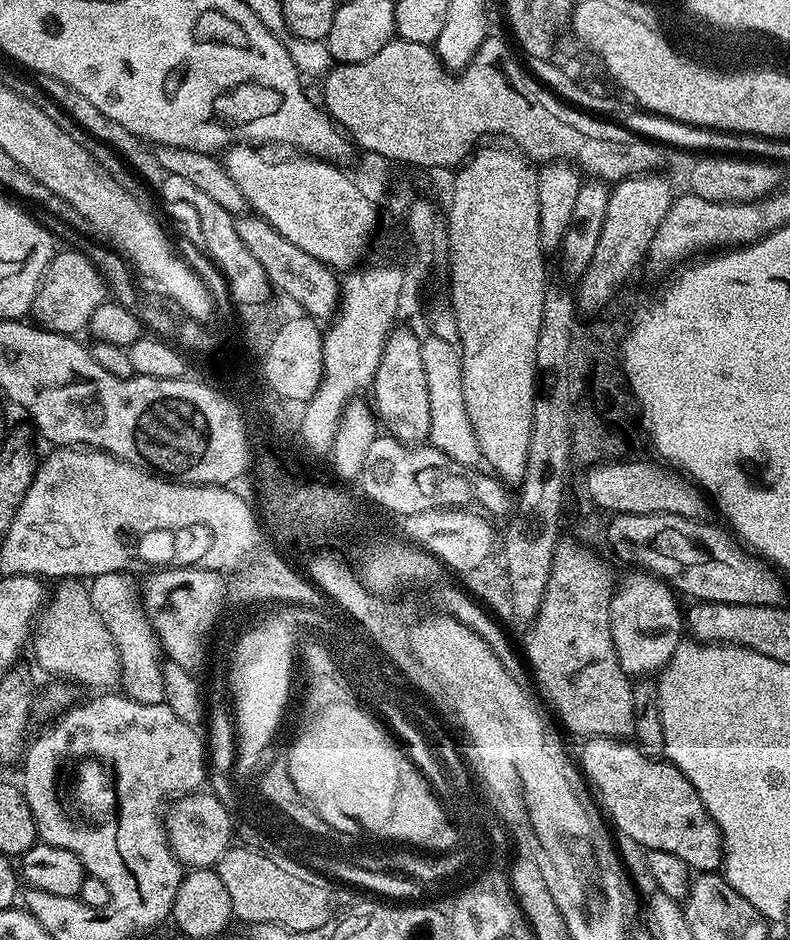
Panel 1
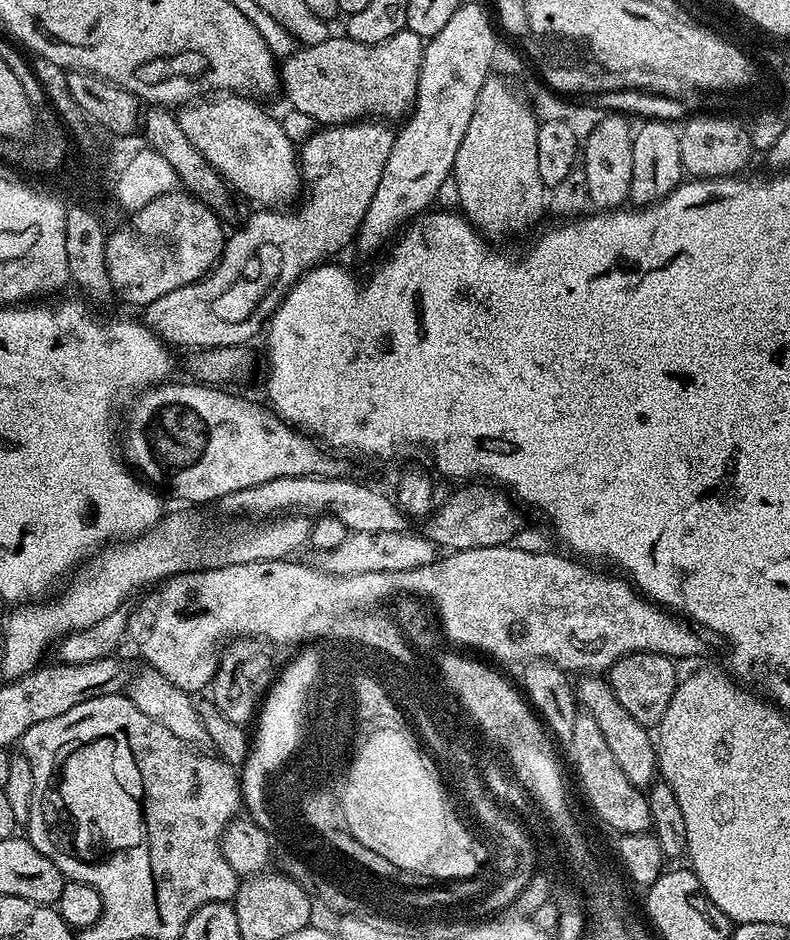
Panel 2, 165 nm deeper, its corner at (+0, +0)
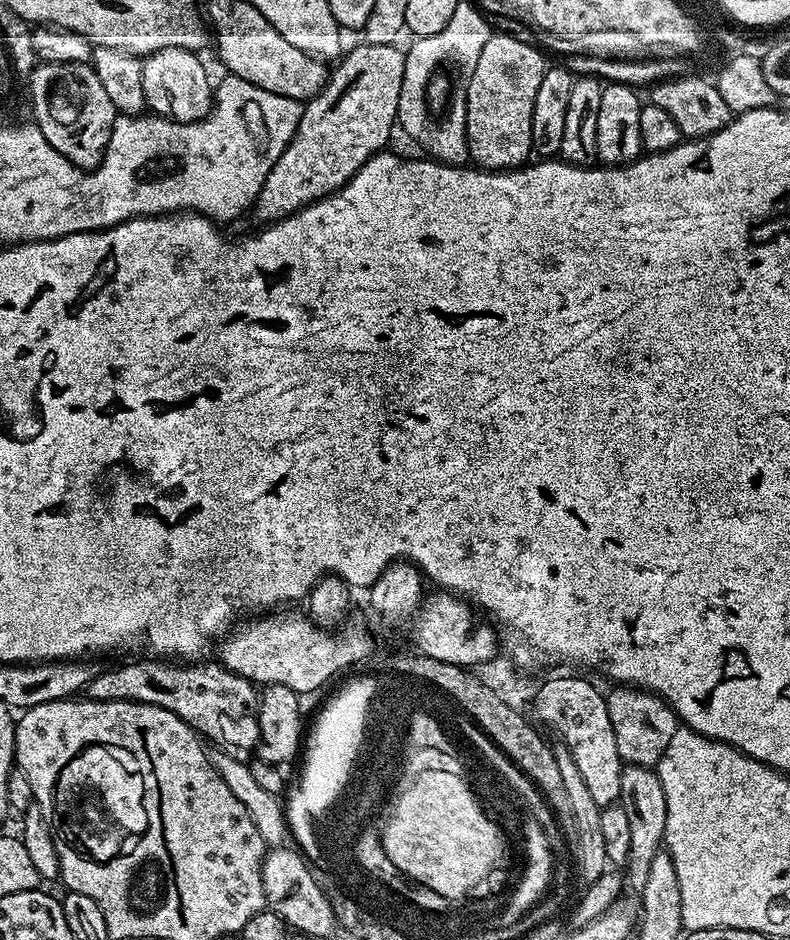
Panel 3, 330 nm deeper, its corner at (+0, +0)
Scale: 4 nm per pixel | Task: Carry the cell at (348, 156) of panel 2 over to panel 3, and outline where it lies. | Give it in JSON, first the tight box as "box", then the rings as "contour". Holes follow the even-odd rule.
{"box":[254,42,406,222],"contour":[[[360,42],[348,57],[345,55],[339,61],[341,64],[337,68],[331,69],[327,84],[317,96],[303,105],[304,113],[298,122],[294,138],[286,146],[282,158],[278,158],[278,162],[270,170],[258,194],[254,213],[256,212],[258,219],[264,220],[260,222],[275,222],[285,216],[291,216],[293,212],[299,212],[315,200],[339,192],[354,178],[354,174],[358,174],[362,165],[389,147],[388,139],[392,136],[392,128],[394,132],[397,127],[398,102],[406,70],[405,55],[405,49],[400,49],[396,44]]]}

